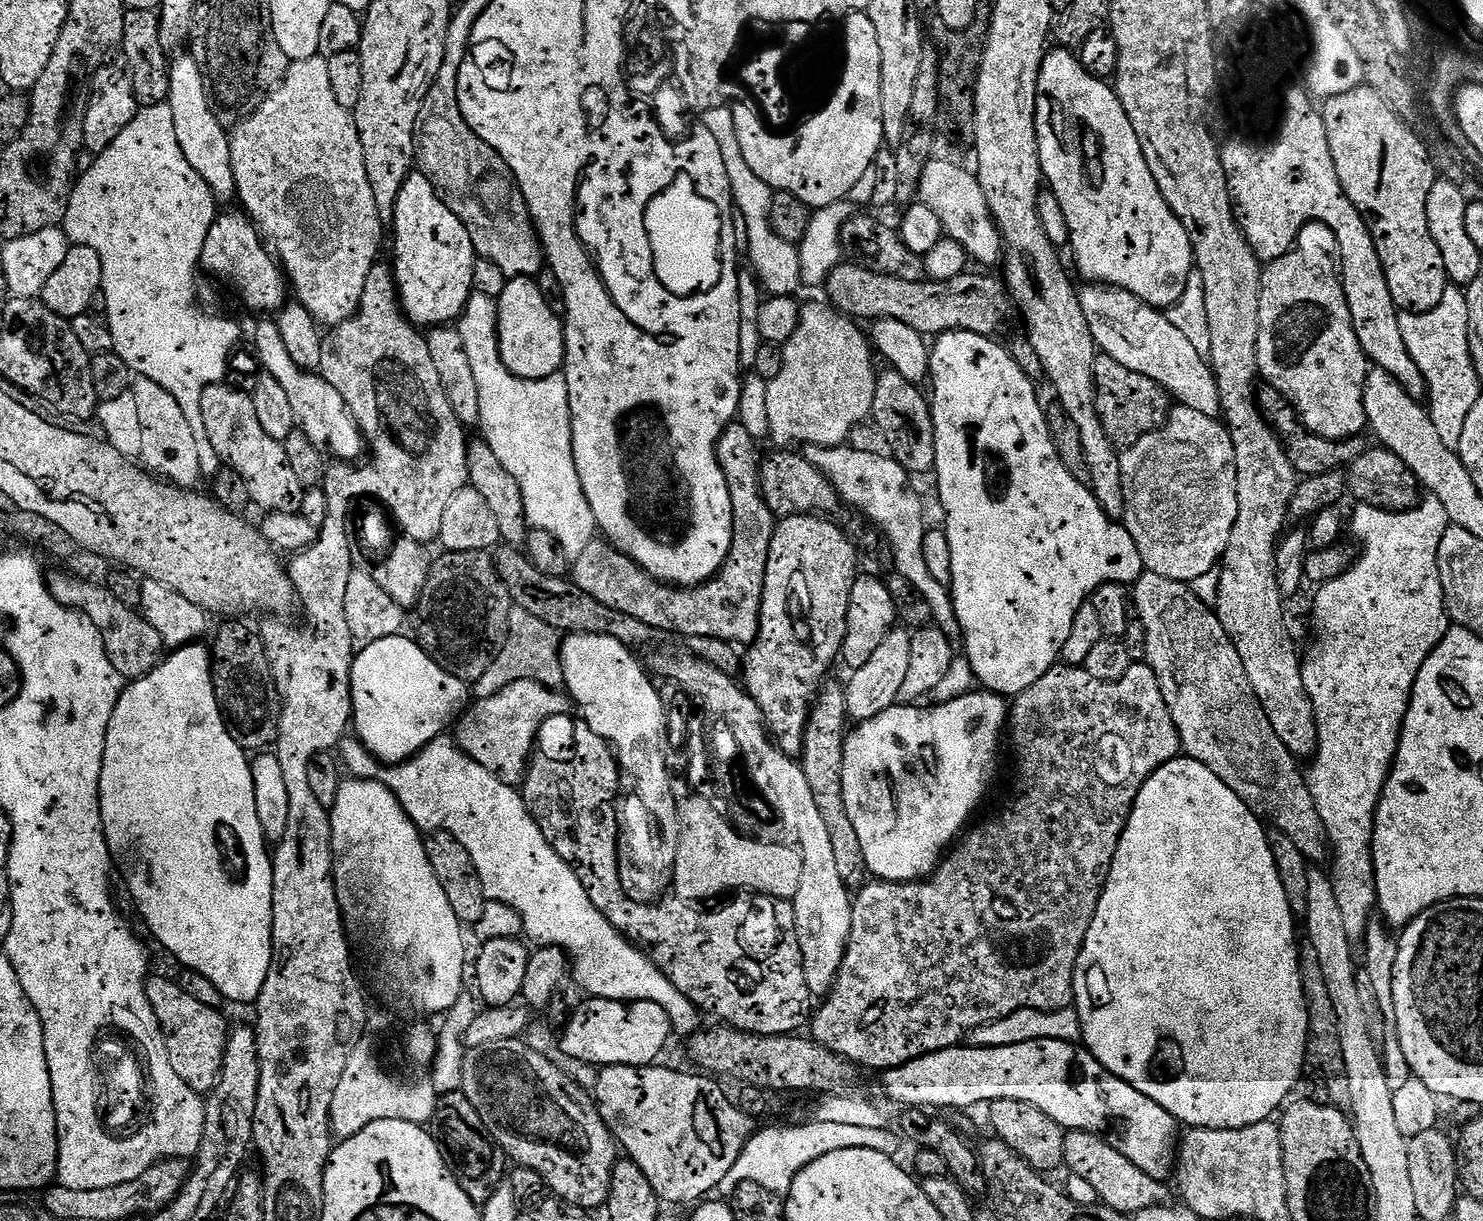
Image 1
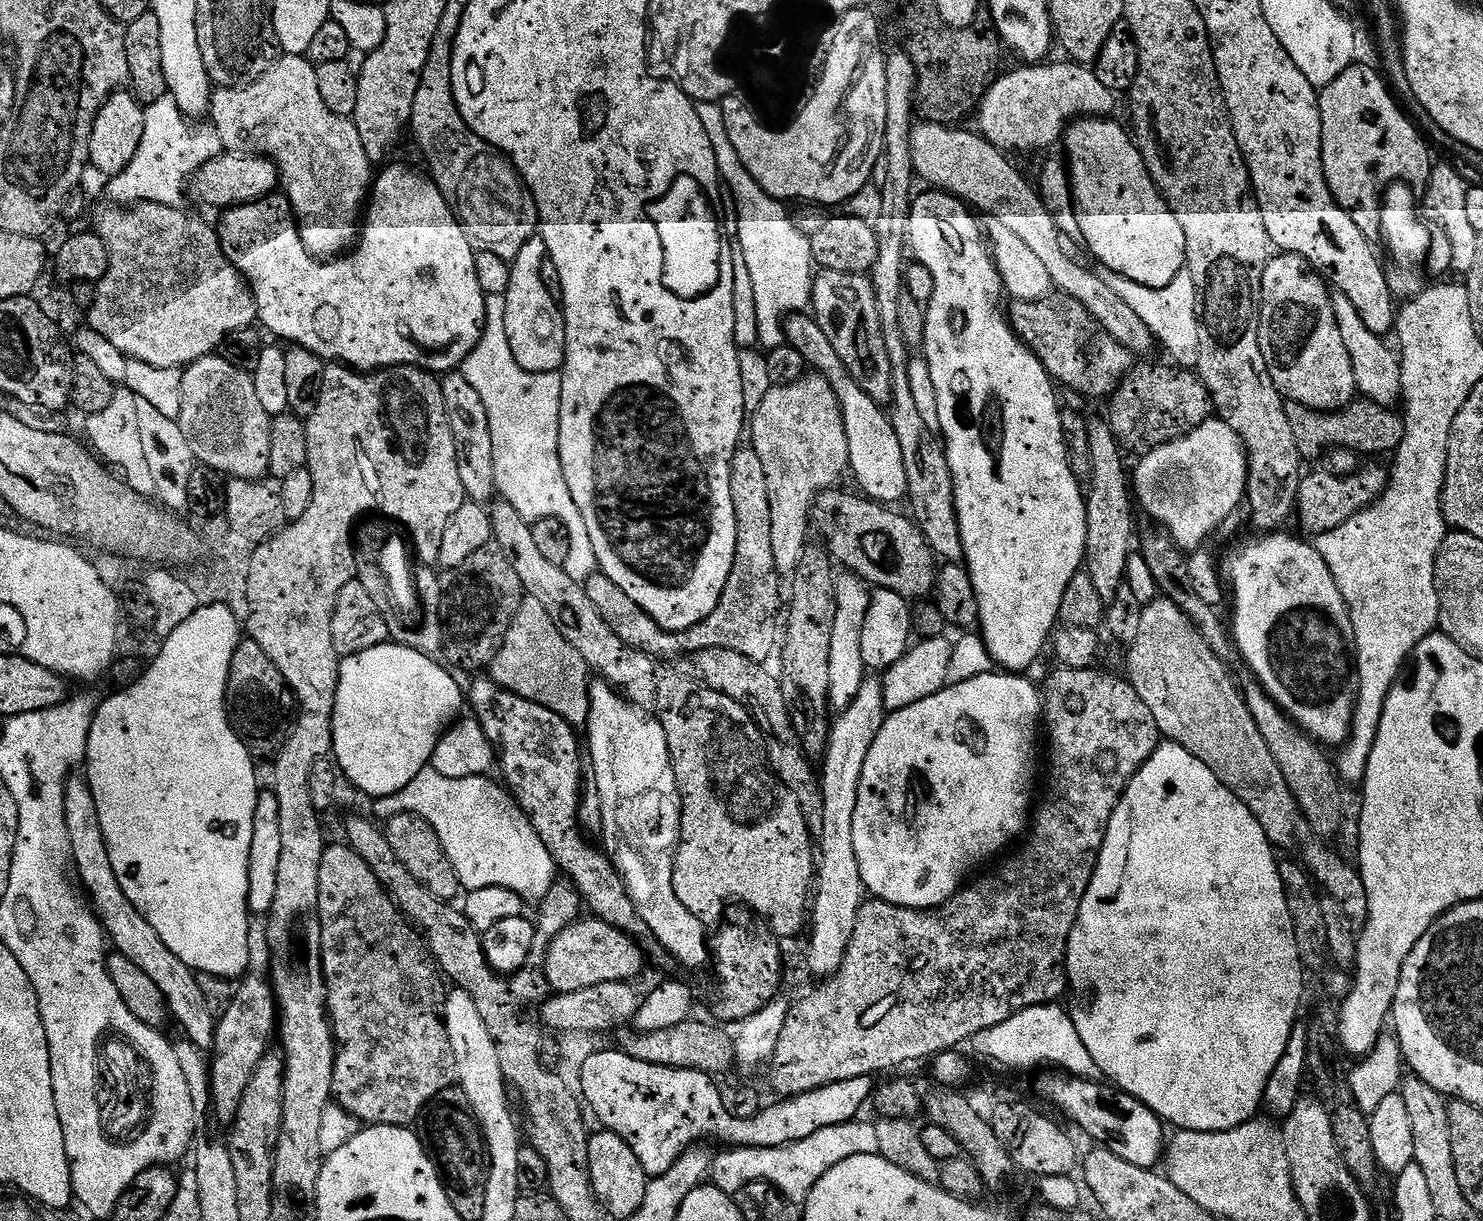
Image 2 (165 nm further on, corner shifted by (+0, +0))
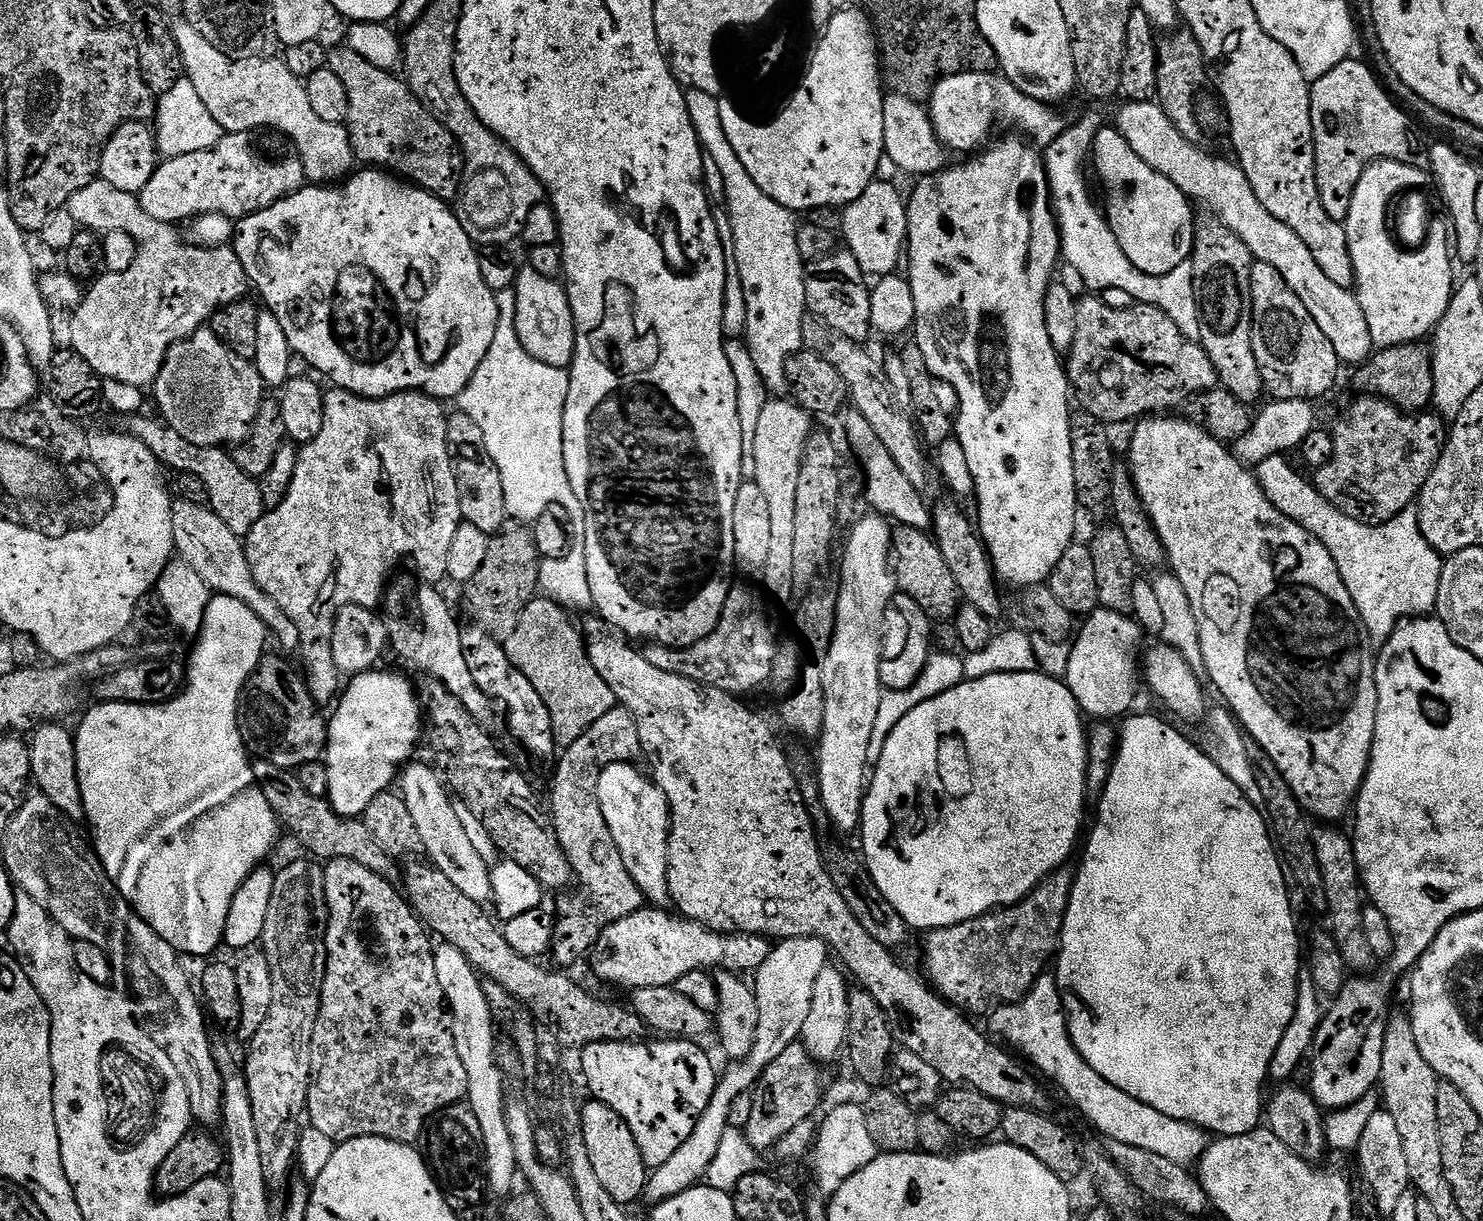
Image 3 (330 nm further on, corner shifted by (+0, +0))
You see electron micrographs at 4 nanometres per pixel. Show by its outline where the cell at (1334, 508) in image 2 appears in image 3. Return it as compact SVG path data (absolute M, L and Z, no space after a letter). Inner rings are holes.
M1371 394L1357 395L1357 400L1341 414L1336 425L1330 428L1334 450L1332 456L1315 469L1314 483L1316 491L1325 496L1339 512L1354 517L1361 522L1383 522L1393 520L1417 499L1428 475L1440 460L1446 439L1446 424L1436 416L1429 414L1409 414L1400 411L1388 400L1382 400Z

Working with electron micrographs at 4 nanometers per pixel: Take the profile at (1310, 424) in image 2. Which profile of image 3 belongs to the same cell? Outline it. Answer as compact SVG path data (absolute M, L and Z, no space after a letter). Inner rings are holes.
M1413 342L1373 351L1366 363L1357 367L1360 368L1356 372L1356 384L1360 387L1359 391L1388 400L1402 412L1423 413L1427 409L1424 407L1432 404L1434 394L1433 353L1429 349L1427 352L1424 346L1423 343Z

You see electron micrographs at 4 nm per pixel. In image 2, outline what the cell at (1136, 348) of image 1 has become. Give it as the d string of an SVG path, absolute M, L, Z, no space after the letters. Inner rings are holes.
M920 122L912 129L912 161L914 162L914 170L917 177L921 181L924 180L925 185L931 186L933 189L941 192L947 192L949 196L957 197L964 201L965 204L973 209L985 208L988 216L998 218L998 222L1002 222L1009 230L1018 238L1022 238L1022 242L1026 242L1028 249L1035 254L1040 261L1046 265L1046 270L1050 270L1050 278L1052 279L1053 289L1059 290L1063 295L1073 296L1078 302L1082 302L1086 306L1086 310L1090 310L1090 314L1096 321L1107 330L1112 337L1120 343L1121 346L1128 349L1133 354L1139 352L1148 352L1154 347L1154 337L1138 314L1134 311L1110 288L1104 284L1103 279L1099 275L1097 277L1088 268L1083 268L1083 263L1066 258L1064 252L1061 252L1058 236L1060 230L1055 224L1053 212L1045 206L1043 198L1039 191L1011 164L1009 157L1000 149L995 148L991 142L985 140L983 136L975 131L963 132L960 126L945 126L943 124L929 124Z

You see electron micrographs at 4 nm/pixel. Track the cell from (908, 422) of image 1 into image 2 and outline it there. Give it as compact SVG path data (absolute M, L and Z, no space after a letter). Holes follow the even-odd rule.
M829 268L817 271L812 282L810 312L816 317L818 326L822 326L826 338L830 338L830 346L834 346L838 358L842 358L842 366L850 370L854 382L858 382L858 386L862 386L876 404L891 405L894 378L871 279L864 274Z

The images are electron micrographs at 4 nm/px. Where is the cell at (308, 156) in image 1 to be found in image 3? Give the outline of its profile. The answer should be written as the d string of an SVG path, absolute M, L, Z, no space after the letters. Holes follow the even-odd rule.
M177 23L172 29L182 54L184 75L187 80L194 82L198 98L202 98L206 110L214 114L214 122L218 122L225 133L275 130L283 134L302 158L305 181L316 186L343 181L353 171L352 164L357 163L357 158L347 127L326 122L314 114L305 81L295 76L283 59L233 60L215 48L195 23L184 23L188 24Z

